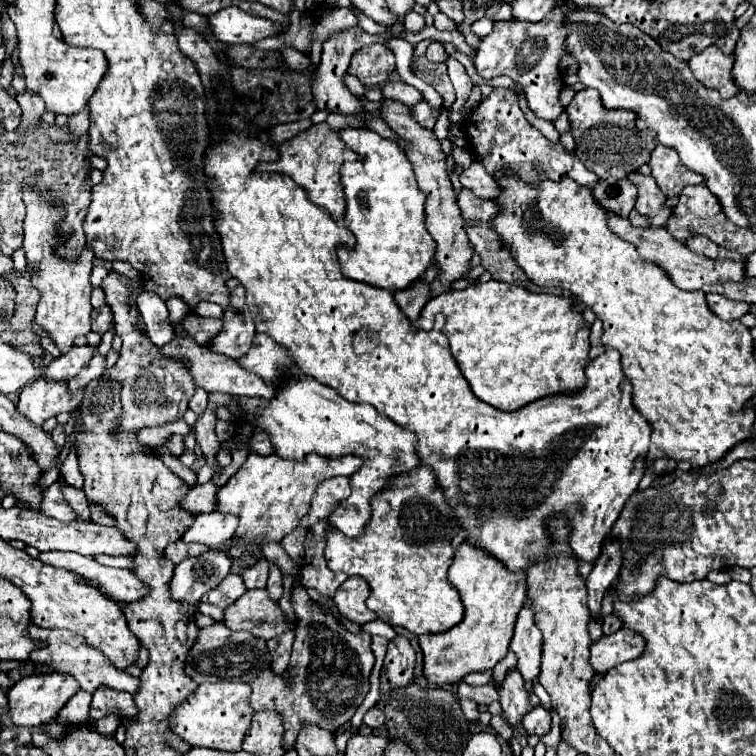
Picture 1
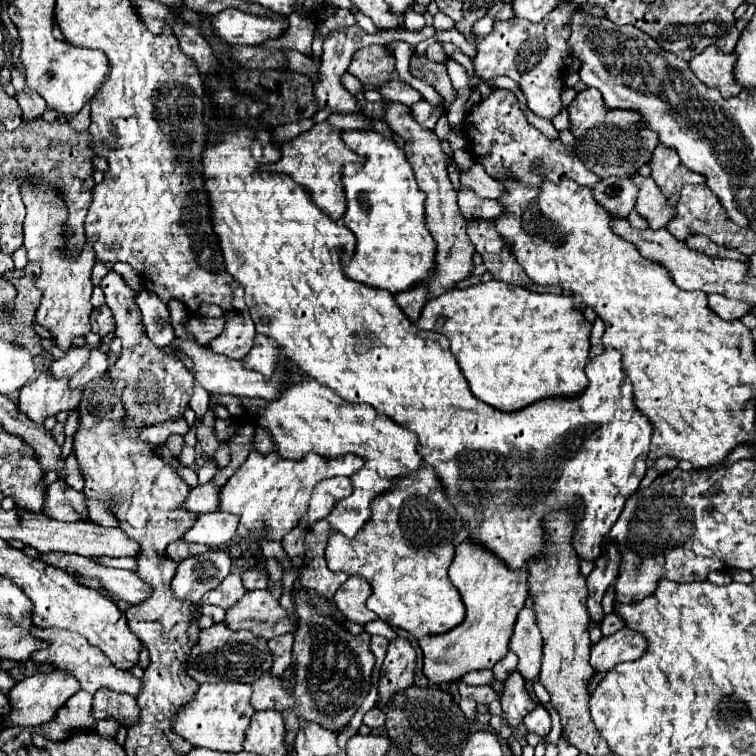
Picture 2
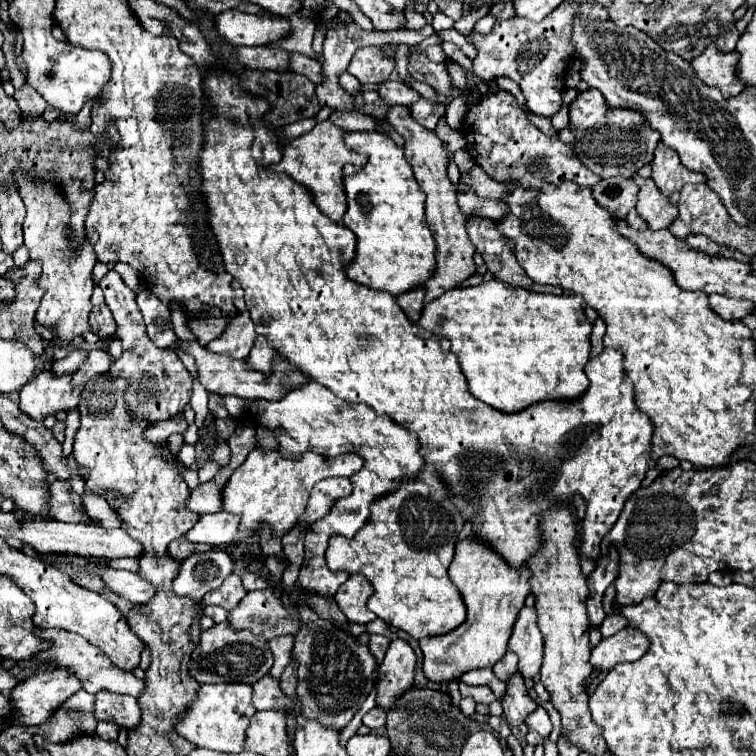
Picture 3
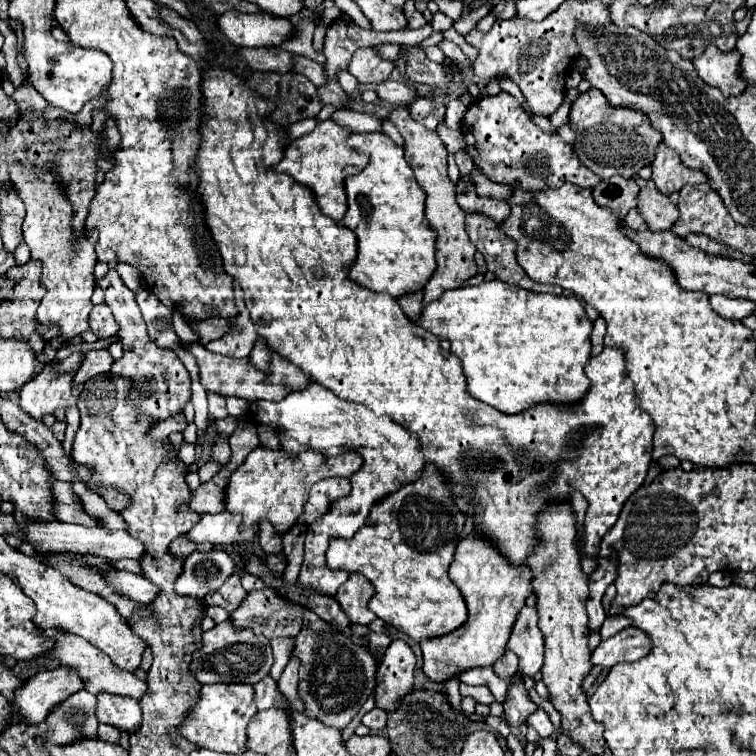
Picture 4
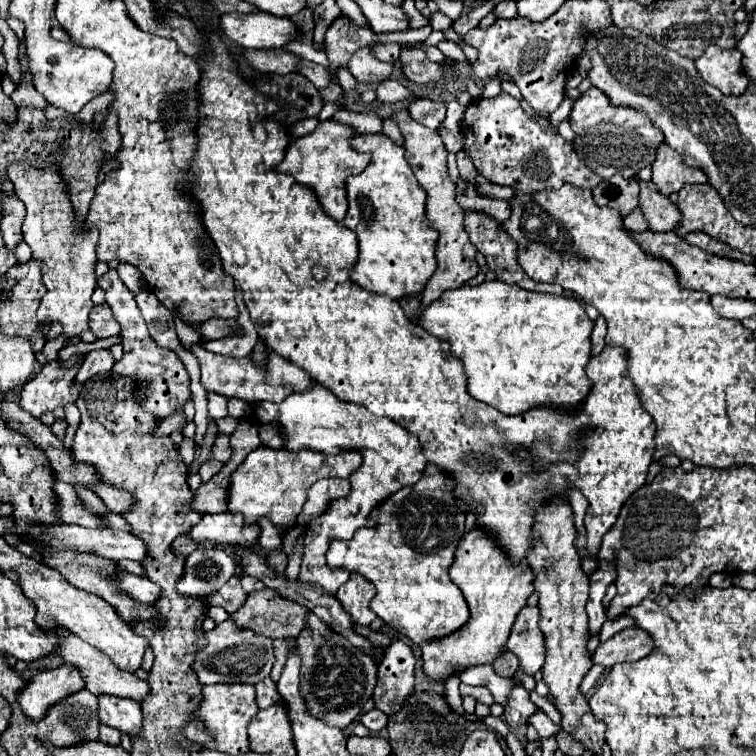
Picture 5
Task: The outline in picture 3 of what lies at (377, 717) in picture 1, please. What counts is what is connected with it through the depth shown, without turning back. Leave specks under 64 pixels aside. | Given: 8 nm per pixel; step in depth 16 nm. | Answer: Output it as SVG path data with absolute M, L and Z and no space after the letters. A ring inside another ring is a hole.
M372 708L370 712L364 714L364 720L362 720L368 728L376 730L376 728L382 728L386 724L386 714L382 708Z

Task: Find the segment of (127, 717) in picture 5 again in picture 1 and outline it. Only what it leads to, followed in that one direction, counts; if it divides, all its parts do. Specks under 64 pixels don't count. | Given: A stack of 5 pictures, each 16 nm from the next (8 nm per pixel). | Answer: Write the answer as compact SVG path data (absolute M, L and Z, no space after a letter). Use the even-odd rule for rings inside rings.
M100 686L92 692L92 704L90 704L90 718L98 720L102 716L106 716L108 712L118 714L120 718L128 716L134 718L136 716L136 704L132 700L132 694L122 692L122 690L114 690L108 686Z

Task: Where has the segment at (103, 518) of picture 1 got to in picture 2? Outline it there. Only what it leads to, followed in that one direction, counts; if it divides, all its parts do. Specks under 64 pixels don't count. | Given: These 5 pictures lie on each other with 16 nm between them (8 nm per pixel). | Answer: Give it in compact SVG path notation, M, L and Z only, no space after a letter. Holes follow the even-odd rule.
M87 496L85 498L91 521L104 527L118 527L116 517L108 510L108 506L103 500L96 500Z

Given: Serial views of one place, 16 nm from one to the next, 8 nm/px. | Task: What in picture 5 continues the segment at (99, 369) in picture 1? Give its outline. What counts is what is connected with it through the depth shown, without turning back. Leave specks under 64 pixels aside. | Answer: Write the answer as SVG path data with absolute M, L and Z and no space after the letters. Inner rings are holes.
M92 350L84 356L84 364L80 366L80 372L76 374L76 382L84 384L86 380L90 380L92 376L100 372L110 372L112 364L114 364L114 358L110 350Z

